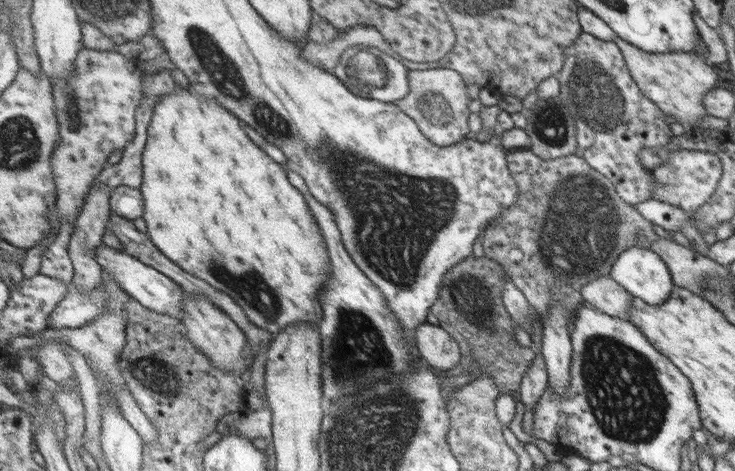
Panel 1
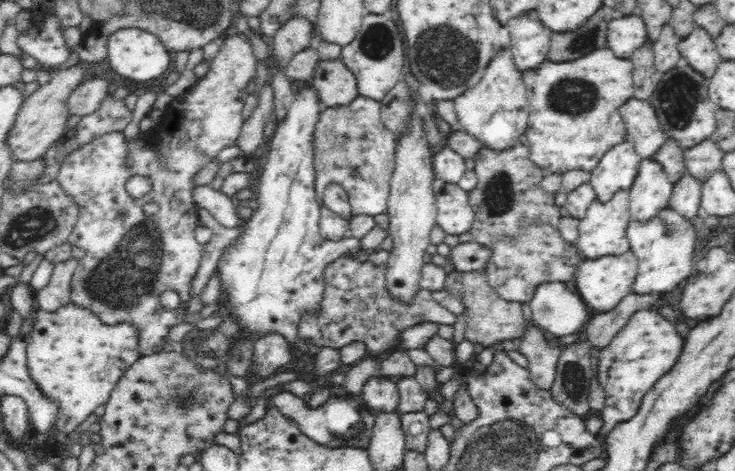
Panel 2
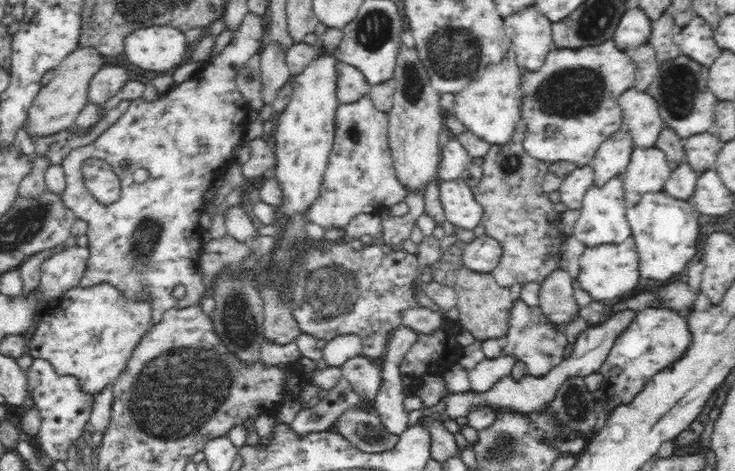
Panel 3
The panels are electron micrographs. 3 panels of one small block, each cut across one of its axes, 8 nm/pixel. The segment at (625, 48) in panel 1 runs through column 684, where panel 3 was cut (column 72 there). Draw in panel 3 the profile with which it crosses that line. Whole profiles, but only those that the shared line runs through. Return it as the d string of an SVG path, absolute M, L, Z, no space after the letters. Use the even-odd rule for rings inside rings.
M80 47L73 50L56 68L53 68L27 112L24 128L28 136L47 137L75 128L75 120L79 112L87 105L88 86L92 77L101 68L102 55L95 47Z

